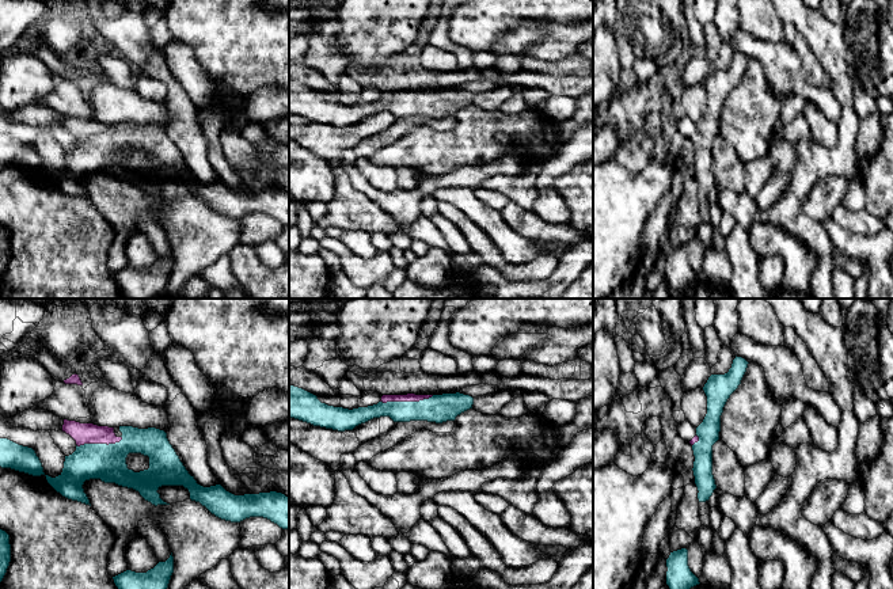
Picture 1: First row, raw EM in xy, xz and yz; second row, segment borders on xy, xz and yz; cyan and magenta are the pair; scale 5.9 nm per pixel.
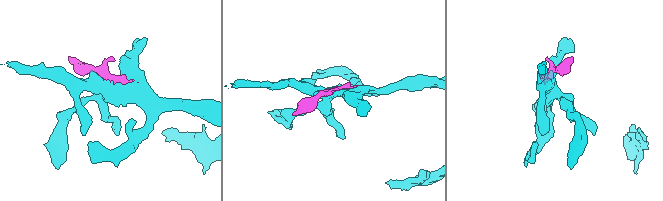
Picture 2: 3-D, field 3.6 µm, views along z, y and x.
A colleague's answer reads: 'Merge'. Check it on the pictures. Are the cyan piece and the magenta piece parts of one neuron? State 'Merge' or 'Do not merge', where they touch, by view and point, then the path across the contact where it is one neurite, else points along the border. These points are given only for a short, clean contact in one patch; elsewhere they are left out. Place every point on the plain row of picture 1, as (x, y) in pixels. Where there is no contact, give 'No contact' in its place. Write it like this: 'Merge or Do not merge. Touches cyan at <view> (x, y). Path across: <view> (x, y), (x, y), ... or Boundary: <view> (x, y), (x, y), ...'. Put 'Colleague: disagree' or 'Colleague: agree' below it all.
Merge. Touches cyan at xz (406, 98)
Colleague: agree

